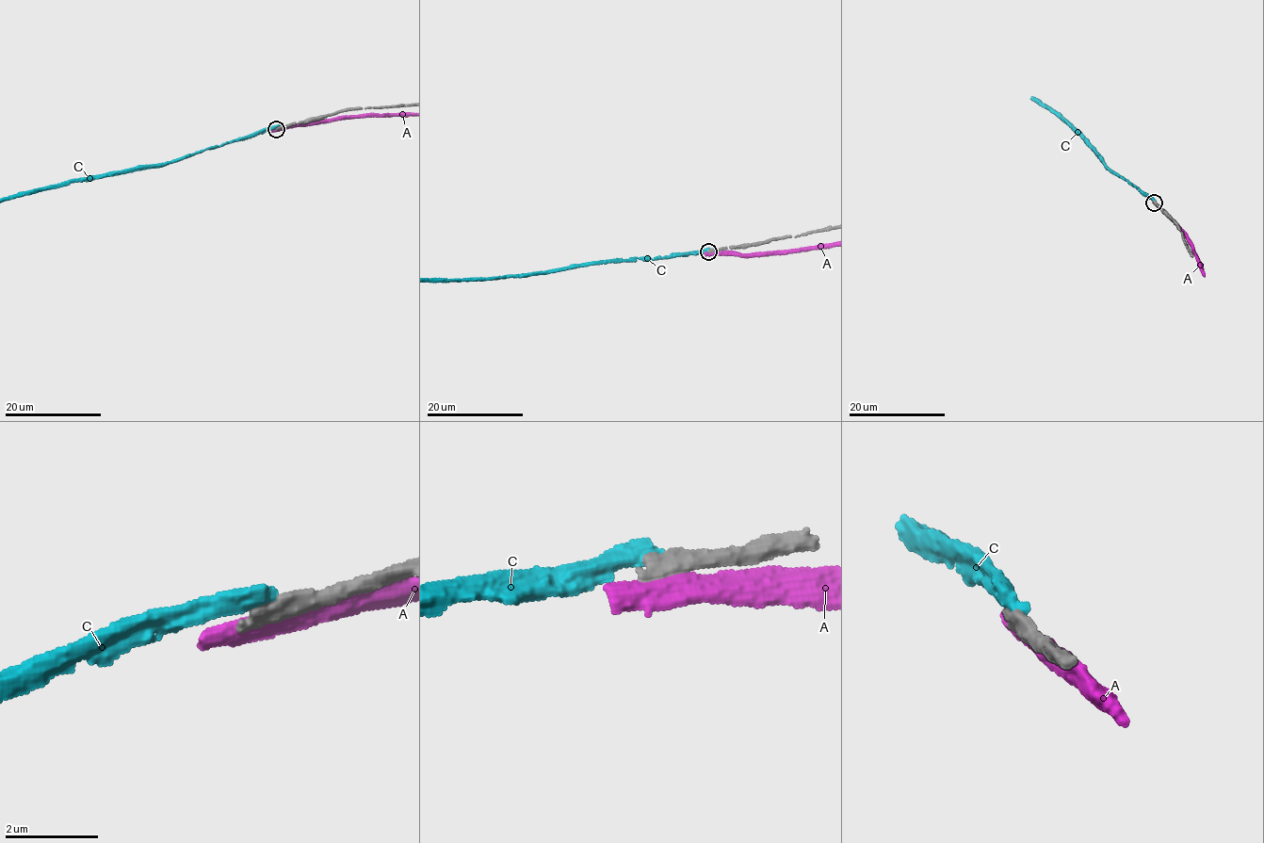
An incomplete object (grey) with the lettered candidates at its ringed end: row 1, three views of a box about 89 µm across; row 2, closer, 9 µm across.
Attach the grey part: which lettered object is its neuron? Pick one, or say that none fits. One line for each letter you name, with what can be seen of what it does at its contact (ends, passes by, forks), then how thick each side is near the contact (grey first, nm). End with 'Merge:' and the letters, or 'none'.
Merge: none

